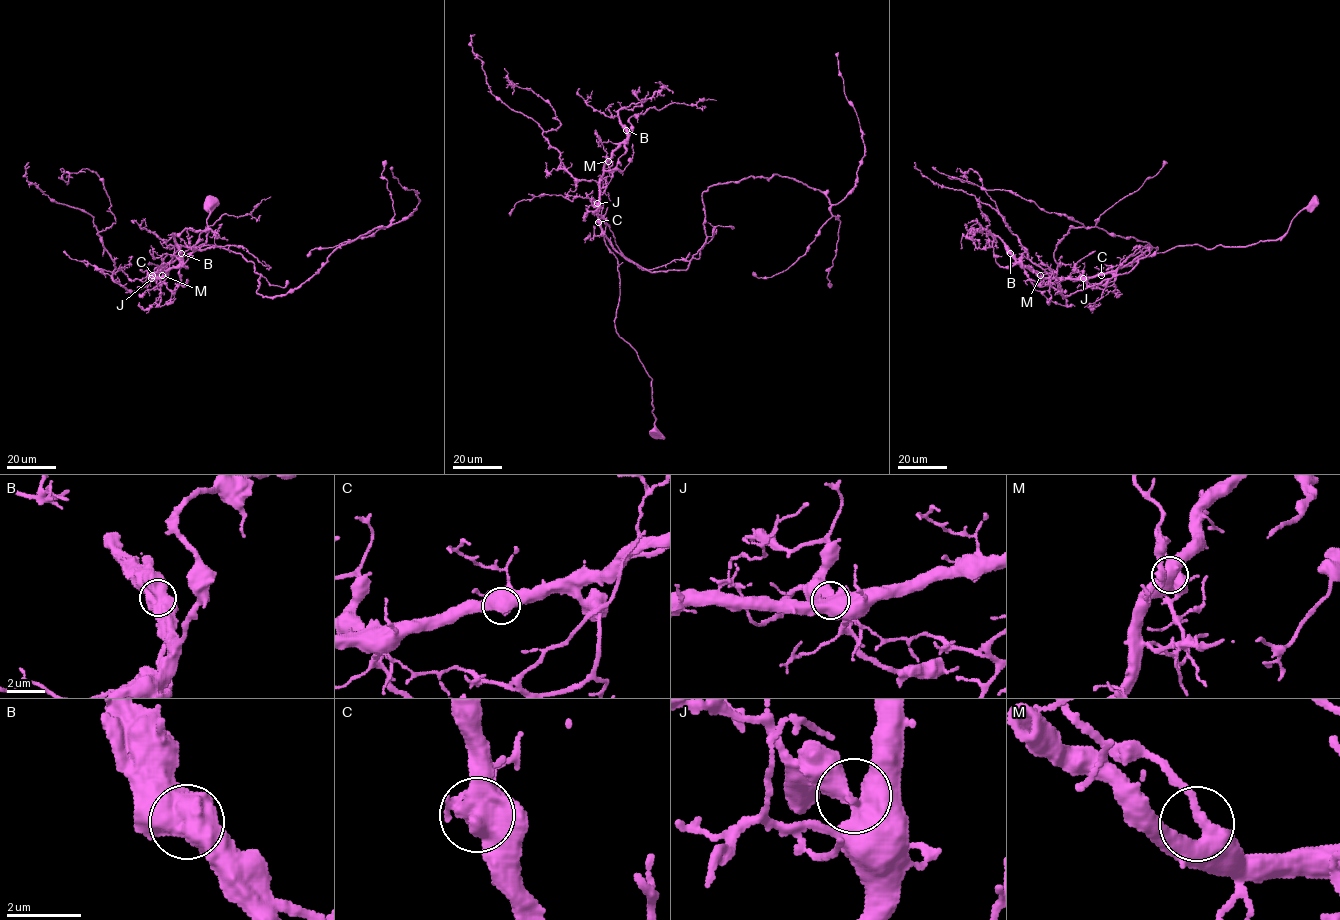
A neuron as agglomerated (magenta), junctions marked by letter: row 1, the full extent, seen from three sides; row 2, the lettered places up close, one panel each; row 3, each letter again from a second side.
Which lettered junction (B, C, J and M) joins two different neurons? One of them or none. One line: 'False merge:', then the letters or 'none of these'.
False merge: B

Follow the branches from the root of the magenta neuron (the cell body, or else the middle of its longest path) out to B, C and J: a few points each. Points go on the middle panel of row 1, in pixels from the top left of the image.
B: (655, 432), (651, 378), (616, 331), (618, 259), (605, 243), (598, 216), (603, 165), (626, 141), (626, 130)
C: (655, 432), (651, 378), (637, 352), (616, 331), (619, 296), (618, 259), (606, 245), (598, 222)
J: (655, 432), (651, 378), (637, 352), (616, 331), (619, 296), (618, 259), (605, 243), (597, 203)

